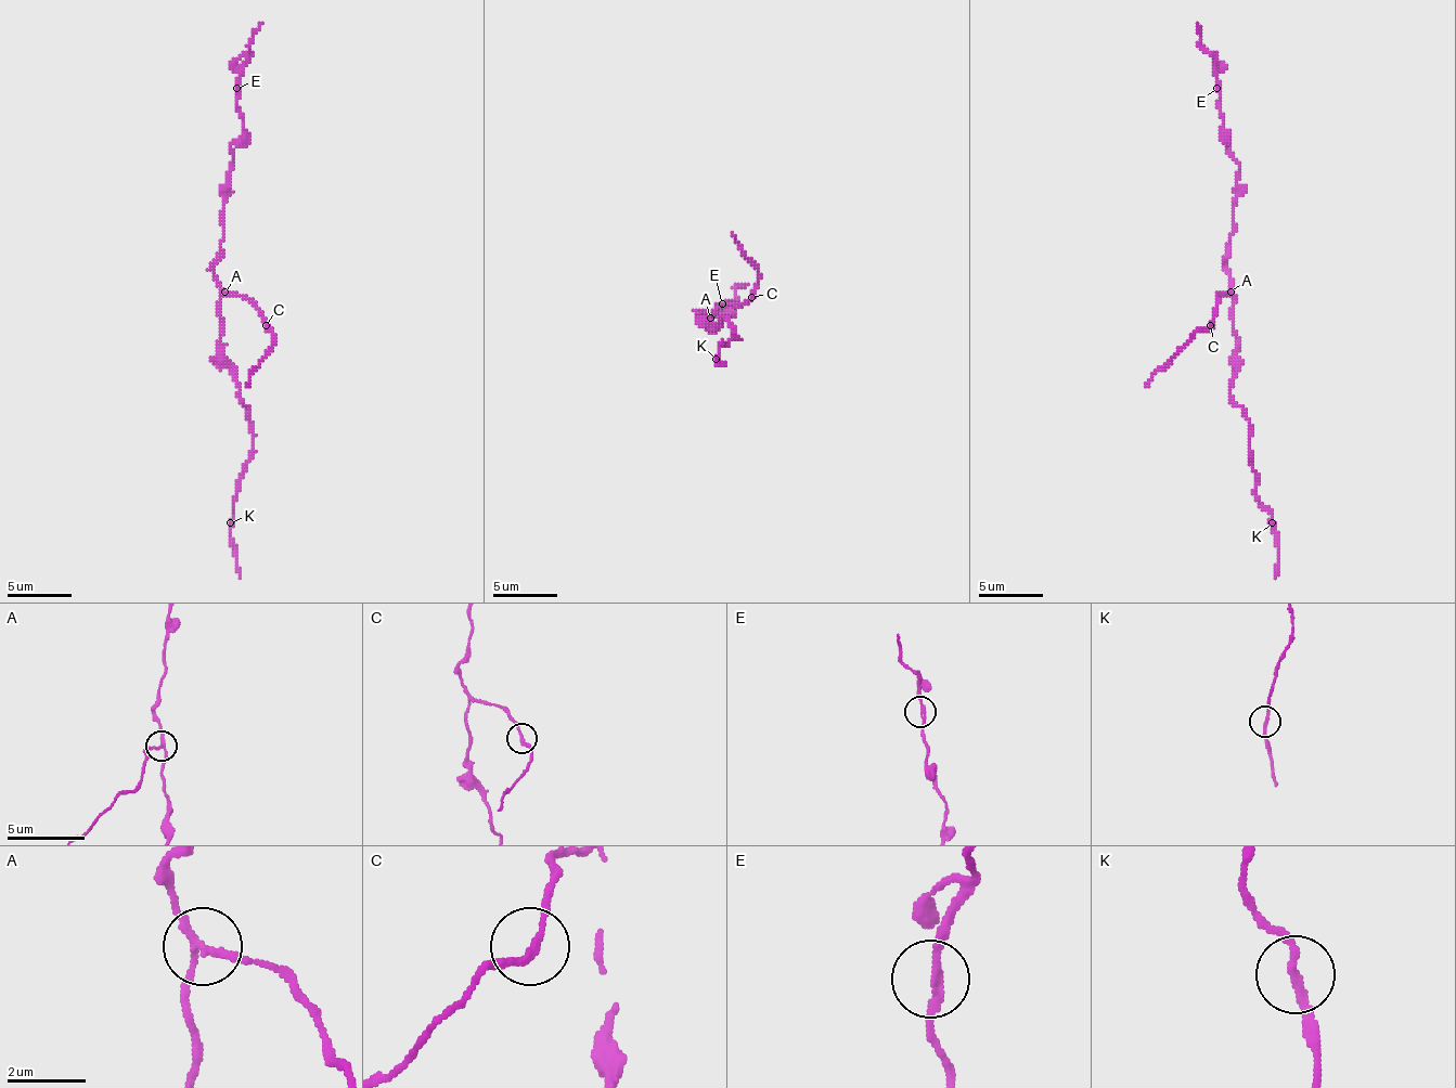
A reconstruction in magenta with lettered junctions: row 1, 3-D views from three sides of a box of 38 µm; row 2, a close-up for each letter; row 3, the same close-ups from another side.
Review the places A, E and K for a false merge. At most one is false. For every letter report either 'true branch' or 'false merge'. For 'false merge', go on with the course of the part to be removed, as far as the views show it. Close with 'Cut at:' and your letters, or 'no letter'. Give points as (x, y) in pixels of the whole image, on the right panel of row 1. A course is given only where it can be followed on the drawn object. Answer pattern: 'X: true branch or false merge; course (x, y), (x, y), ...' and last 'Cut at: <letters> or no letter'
A: false merge; course (1229, 293), (1216, 296), (1213, 322), (1194, 335), (1145, 387)
E: true branch
K: true branch
Cut at: A

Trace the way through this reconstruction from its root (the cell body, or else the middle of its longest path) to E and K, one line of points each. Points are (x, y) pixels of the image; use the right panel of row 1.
E: (1233, 299), (1233, 283), (1226, 273), (1226, 254), (1233, 231), (1233, 198), (1239, 163), (1226, 146), (1216, 88)
K: (1233, 299), (1236, 374), (1229, 384), (1229, 397), (1249, 423), (1255, 500), (1272, 516), (1272, 522)

